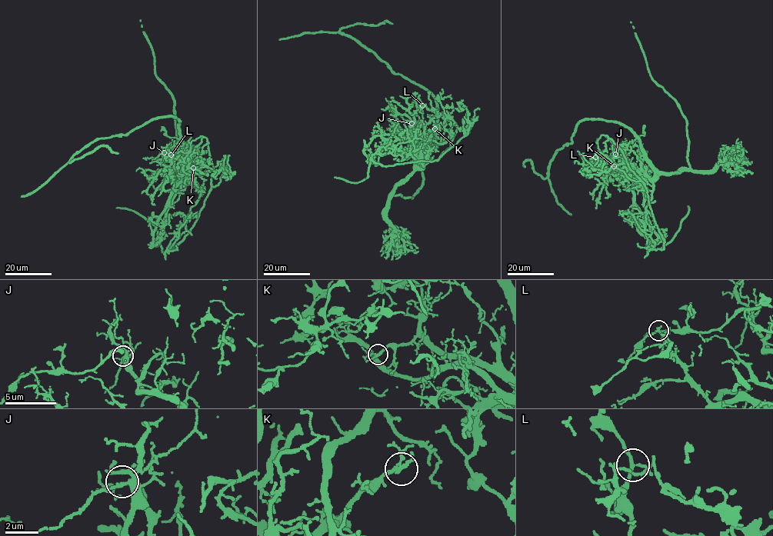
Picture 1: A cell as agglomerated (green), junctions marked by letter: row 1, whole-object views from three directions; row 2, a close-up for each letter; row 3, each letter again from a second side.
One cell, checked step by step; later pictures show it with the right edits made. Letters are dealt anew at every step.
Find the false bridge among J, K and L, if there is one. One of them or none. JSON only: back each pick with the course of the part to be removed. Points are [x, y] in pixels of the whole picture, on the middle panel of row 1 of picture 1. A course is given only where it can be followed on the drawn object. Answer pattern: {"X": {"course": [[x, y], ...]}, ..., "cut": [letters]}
{"L": {"course": [[422, 105], [428, 131], [457, 128], [451, 145], [431, 161], [371, 158], [408, 141], [406, 131], [404, 139]]}, "cut": ["L"]}

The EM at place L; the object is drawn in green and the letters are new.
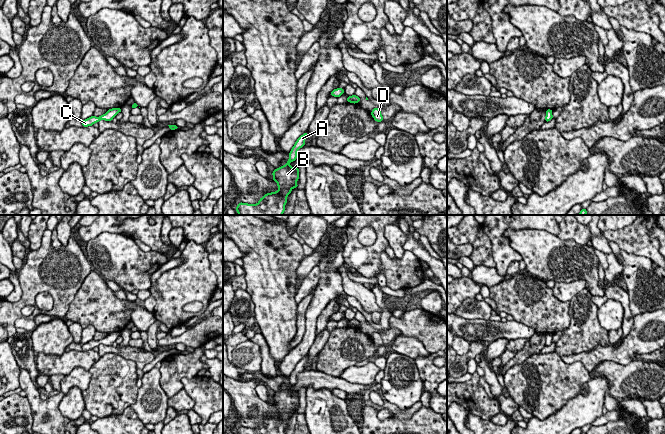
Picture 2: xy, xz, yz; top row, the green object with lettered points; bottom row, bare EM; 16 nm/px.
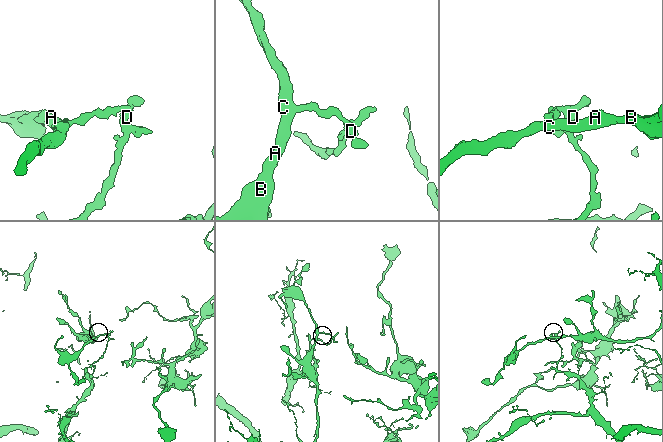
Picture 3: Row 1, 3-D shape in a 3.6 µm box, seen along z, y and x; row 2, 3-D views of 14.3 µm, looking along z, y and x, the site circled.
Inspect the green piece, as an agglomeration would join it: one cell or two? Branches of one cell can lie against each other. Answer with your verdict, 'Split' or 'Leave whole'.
Split

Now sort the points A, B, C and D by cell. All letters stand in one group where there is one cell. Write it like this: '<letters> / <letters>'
A B C / D

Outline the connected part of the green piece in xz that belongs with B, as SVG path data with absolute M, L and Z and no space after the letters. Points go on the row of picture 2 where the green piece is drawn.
M305 132L297 139L289 153L287 163L271 173L273 181L277 183L278 190L266 193L257 204L240 202L235 208L239 215L283 215L287 197L293 188L298 188L296 182L299 180L299 168L289 164L296 160L297 152L305 146L304 142L307 136L308 132Z

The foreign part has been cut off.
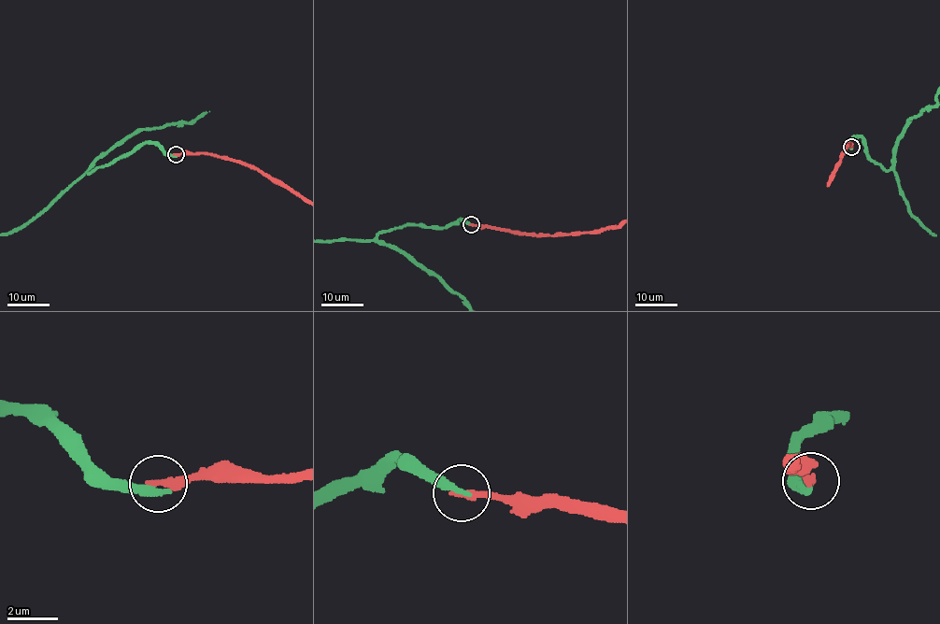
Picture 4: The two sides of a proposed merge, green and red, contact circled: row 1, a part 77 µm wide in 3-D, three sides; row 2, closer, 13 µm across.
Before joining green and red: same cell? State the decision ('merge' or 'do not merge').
merge

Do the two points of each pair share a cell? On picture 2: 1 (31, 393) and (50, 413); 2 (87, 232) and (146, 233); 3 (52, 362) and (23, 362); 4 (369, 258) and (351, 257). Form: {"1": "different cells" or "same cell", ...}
{"1": "same cell", "2": "same cell", "3": "different cells", "4": "same cell"}

